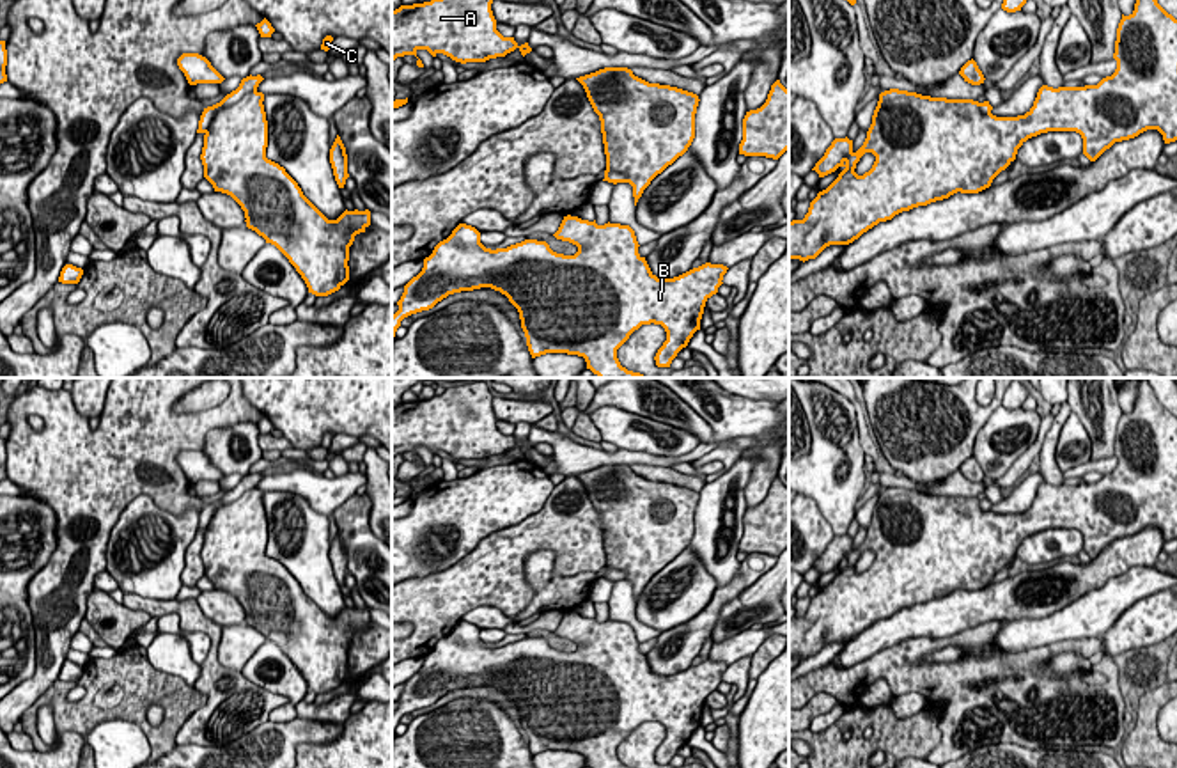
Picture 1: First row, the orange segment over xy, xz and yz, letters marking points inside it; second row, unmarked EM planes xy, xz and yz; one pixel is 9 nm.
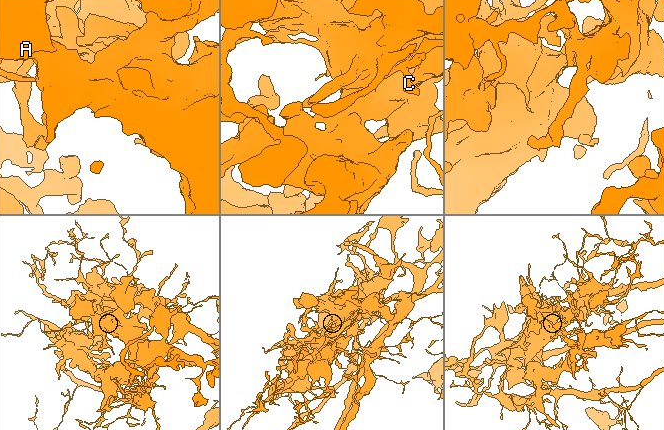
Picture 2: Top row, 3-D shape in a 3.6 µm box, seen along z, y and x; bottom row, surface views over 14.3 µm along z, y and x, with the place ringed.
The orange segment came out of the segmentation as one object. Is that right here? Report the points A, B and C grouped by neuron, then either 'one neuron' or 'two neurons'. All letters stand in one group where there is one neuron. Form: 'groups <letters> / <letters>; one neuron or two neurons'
groups A B / C; two neurons

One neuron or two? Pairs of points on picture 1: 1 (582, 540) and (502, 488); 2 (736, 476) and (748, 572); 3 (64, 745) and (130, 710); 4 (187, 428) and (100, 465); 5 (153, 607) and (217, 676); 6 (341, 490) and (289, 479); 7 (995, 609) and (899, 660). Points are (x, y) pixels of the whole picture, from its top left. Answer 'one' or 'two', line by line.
1: two
2: two
3: two
4: one
5: one
6: one
7: two

